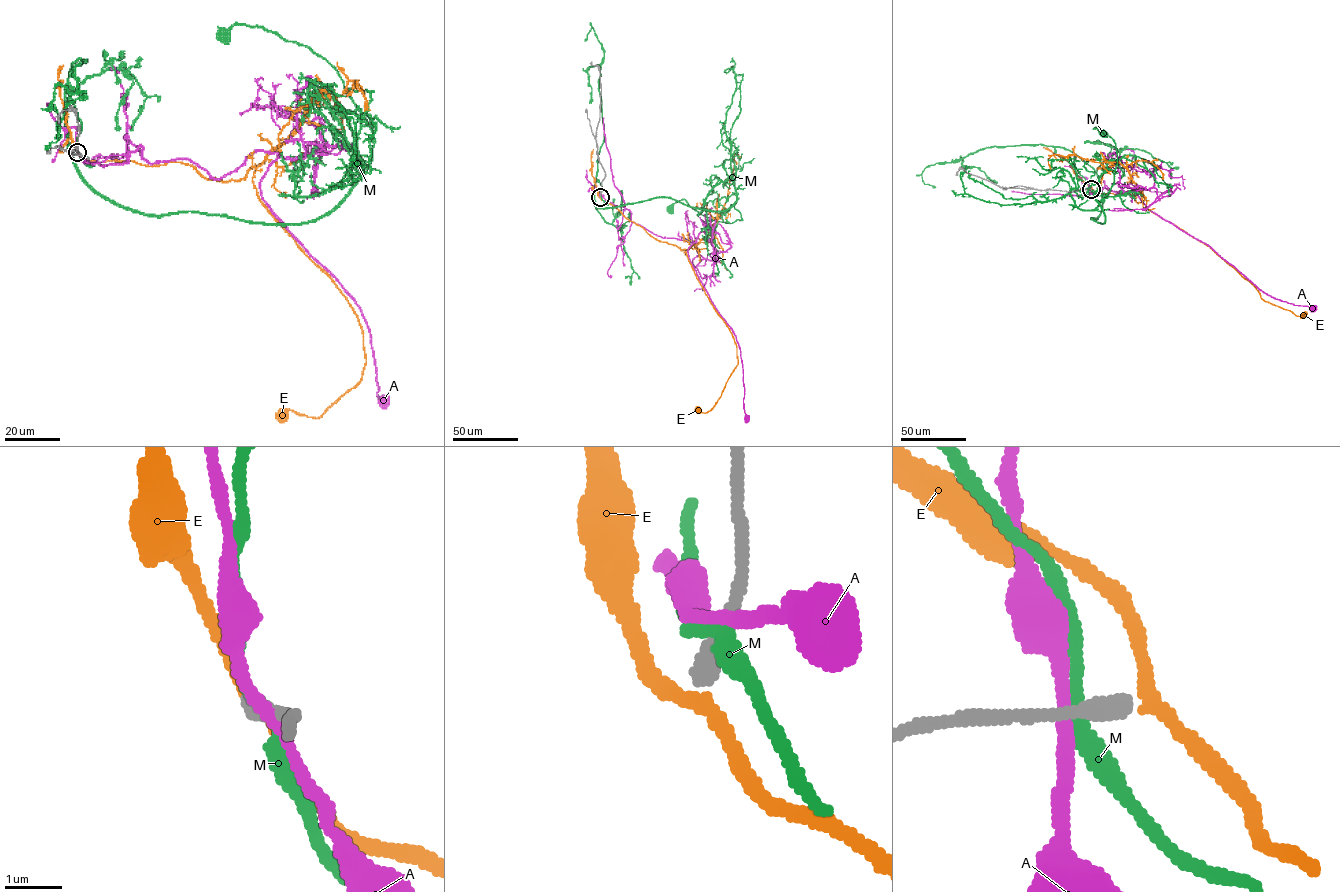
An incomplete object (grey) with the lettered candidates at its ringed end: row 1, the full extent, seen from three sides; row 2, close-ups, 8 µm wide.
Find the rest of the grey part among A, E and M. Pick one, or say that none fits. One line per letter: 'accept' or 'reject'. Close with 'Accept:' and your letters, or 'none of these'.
A: reject
E: accept
M: reject
Accept: E

